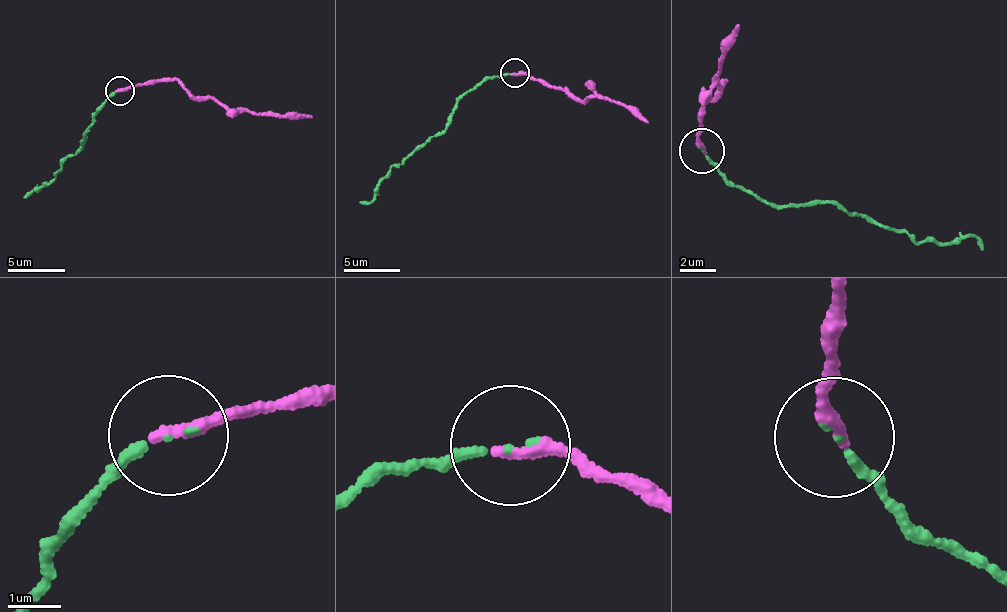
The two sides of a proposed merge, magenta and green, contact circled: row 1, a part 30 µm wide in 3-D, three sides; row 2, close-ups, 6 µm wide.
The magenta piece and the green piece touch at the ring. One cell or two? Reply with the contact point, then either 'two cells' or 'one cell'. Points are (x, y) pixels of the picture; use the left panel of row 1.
at (119, 90); one cell

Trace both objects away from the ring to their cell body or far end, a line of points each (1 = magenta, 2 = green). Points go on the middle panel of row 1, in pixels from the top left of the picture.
1: (513, 73), (559, 85), (583, 100), (600, 95), (608, 97), (648, 122)
2: (513, 73), (480, 82), (461, 97), (443, 131), (398, 164), (391, 166), (377, 183), (373, 196), (359, 203)

